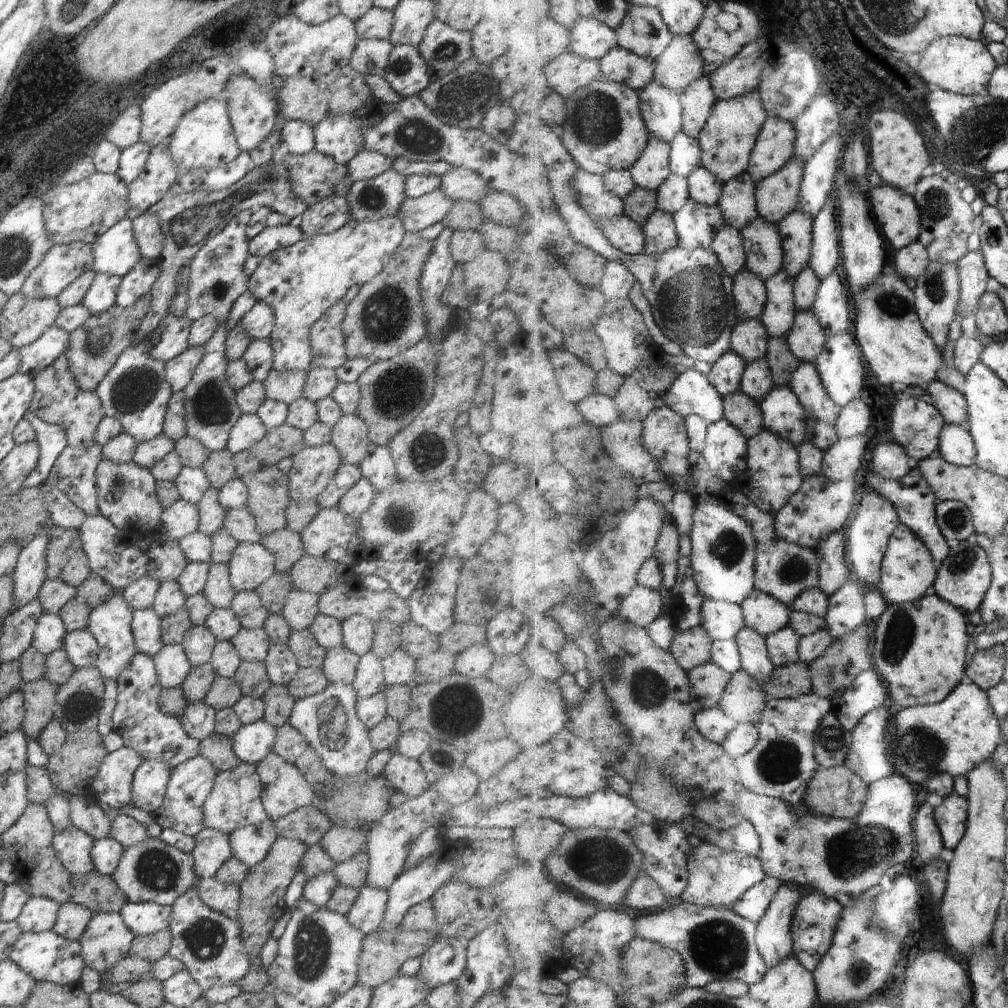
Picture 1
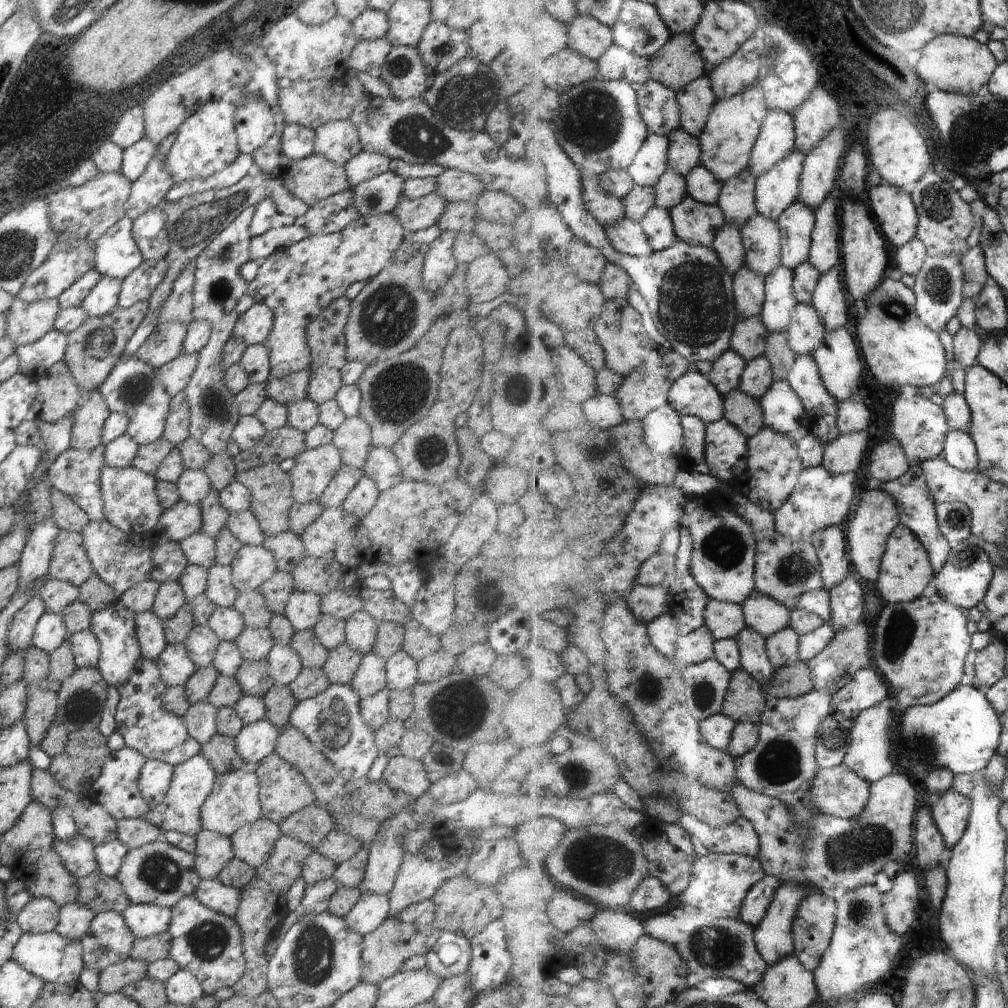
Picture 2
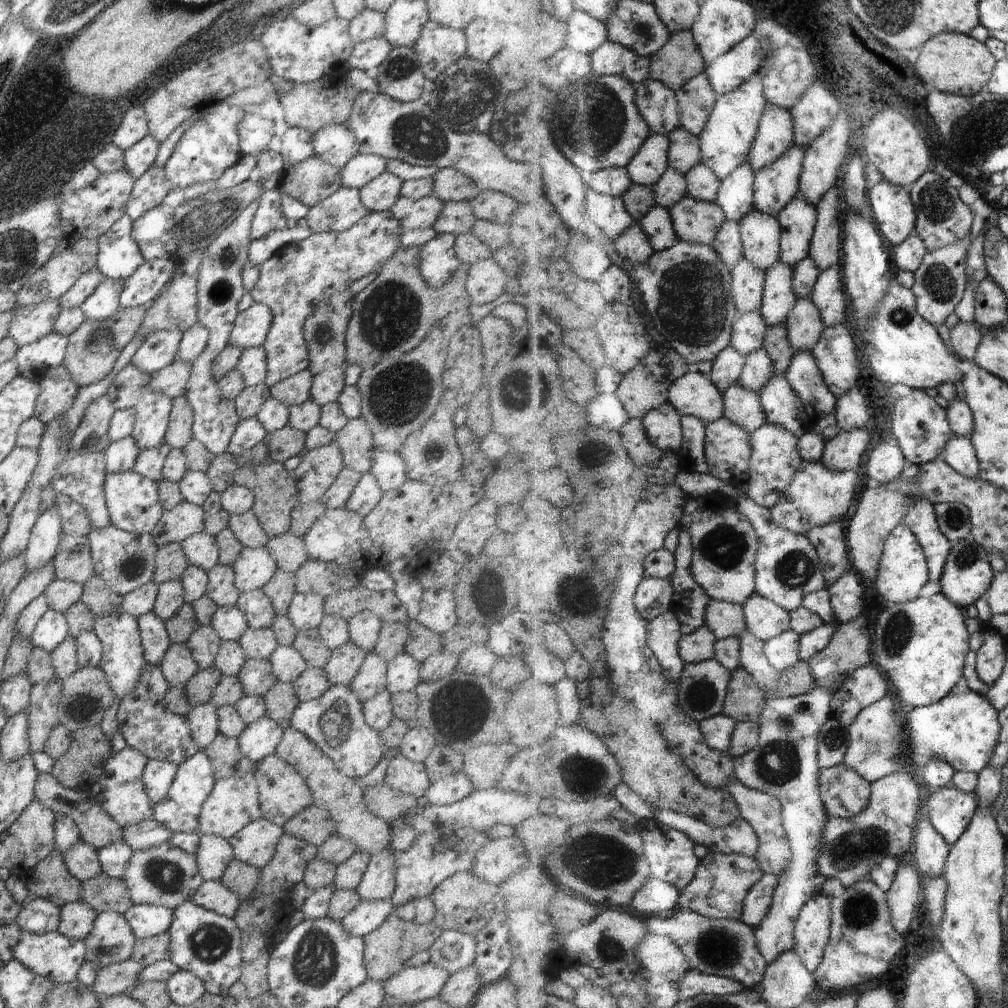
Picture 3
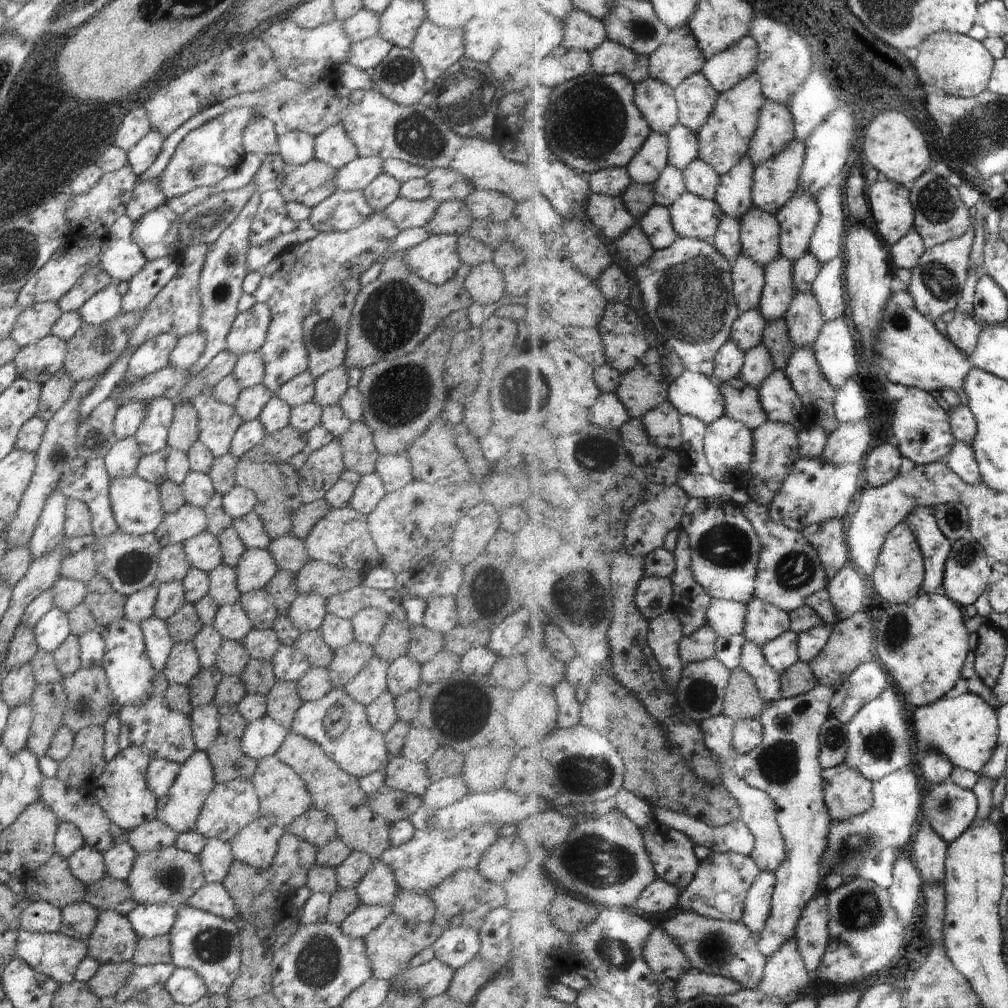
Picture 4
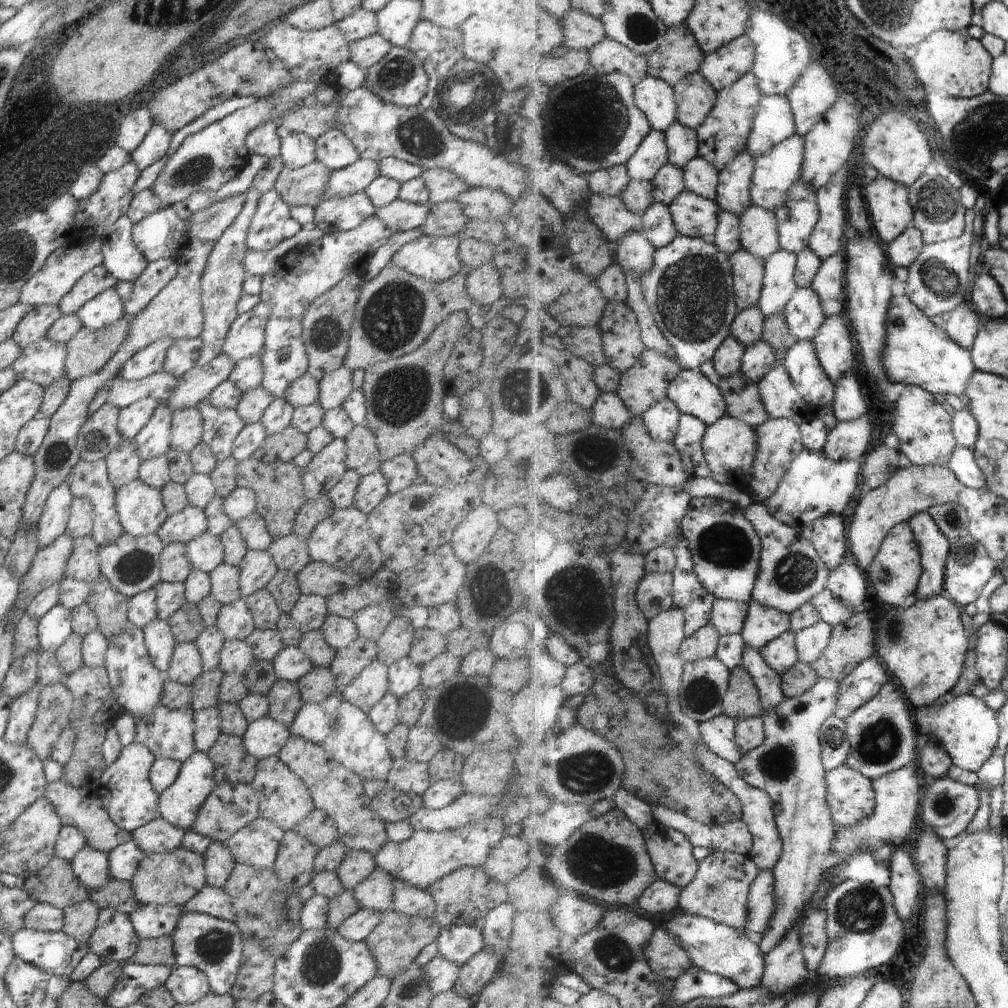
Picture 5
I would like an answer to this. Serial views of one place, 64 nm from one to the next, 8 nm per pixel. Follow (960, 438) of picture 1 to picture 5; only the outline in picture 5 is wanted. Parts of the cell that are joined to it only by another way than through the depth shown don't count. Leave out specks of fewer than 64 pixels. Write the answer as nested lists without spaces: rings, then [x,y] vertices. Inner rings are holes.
[[[959,446],[949,467],[965,485],[979,489],[988,487],[986,475],[978,464],[975,449]]]

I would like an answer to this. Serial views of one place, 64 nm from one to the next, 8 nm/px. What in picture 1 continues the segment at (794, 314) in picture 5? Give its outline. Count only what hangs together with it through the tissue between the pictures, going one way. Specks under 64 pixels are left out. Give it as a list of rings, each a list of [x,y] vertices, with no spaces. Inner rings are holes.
[[[814,310],[798,311],[795,327],[788,337],[791,349],[803,362],[816,362],[827,347],[827,331]]]

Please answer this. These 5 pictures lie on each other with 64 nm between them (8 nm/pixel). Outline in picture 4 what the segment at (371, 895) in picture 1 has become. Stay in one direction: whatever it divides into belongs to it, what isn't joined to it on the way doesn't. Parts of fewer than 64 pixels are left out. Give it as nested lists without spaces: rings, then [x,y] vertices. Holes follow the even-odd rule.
[[[359,904],[339,927],[346,936],[363,939],[369,932],[378,928],[391,912],[390,906]]]

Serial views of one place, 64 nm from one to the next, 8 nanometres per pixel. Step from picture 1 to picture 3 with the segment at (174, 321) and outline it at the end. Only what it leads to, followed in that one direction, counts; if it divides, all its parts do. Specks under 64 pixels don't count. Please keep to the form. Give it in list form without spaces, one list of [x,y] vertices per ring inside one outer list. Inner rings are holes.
[[[179,328],[151,332],[134,353],[131,362],[152,375],[175,360],[182,337],[183,332]]]

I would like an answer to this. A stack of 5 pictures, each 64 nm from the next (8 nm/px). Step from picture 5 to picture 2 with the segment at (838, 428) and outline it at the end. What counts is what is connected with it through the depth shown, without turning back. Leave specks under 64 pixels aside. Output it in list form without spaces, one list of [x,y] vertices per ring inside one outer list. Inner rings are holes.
[[[867,431],[841,435],[838,440],[827,444],[823,465],[833,475],[854,473],[864,464],[864,454],[870,444]]]

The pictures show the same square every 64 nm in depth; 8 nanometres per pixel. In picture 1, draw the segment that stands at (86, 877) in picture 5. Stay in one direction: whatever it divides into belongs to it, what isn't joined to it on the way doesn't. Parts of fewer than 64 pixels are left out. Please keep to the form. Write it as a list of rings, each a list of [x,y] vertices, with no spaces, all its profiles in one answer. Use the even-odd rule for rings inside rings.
[[[72,826],[68,830],[55,830],[51,846],[56,851],[58,860],[71,875],[83,875],[94,869],[91,859],[94,841],[83,830]]]

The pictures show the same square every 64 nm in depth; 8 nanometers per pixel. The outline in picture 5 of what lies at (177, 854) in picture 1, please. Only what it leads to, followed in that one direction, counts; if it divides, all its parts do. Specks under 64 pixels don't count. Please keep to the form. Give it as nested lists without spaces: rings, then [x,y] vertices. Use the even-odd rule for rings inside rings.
[[[180,847],[165,853],[145,853],[131,883],[142,905],[176,905],[181,908],[205,887],[203,856]]]

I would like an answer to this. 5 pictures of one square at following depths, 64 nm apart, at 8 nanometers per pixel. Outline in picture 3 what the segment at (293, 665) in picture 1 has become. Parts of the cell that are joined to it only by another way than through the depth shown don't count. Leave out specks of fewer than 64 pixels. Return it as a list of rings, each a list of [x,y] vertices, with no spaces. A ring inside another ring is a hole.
[[[278,645],[269,656],[271,673],[281,683],[293,683],[308,667],[300,653],[288,645]]]

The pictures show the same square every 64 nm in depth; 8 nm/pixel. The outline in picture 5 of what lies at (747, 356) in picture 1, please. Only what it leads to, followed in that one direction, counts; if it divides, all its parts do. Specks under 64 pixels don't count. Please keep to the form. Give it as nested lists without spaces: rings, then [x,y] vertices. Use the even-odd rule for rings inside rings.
[[[760,305],[739,312],[733,327],[733,335],[747,347],[759,343],[765,338],[767,316]]]

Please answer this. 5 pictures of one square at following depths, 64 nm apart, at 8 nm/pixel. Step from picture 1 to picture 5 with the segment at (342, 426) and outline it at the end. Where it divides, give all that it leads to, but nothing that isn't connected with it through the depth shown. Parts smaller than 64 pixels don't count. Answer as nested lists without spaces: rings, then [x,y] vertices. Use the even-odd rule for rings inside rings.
[[[354,425],[344,438],[346,443],[346,464],[350,471],[356,471],[361,477],[380,468],[380,452],[378,452],[375,434],[362,425]]]

